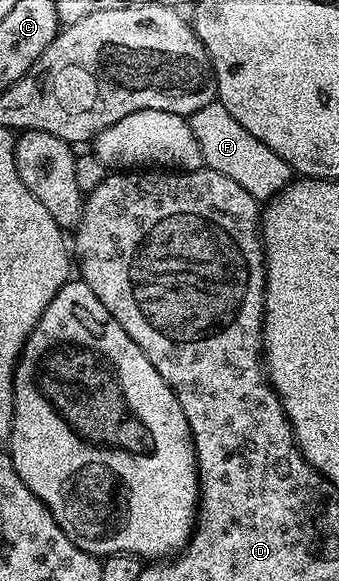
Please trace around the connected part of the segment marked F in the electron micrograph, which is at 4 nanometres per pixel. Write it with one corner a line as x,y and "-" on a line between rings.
213,103
208,106
200,106
188,118
192,134
196,134
196,142
200,142
200,154
205,167
224,174
224,178
232,178
239,186
244,186
248,194
252,194
259,202
269,202
278,193
283,192
292,179
292,170
276,150
268,150
256,134
248,134
223,104

